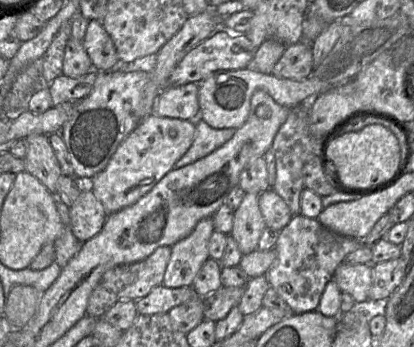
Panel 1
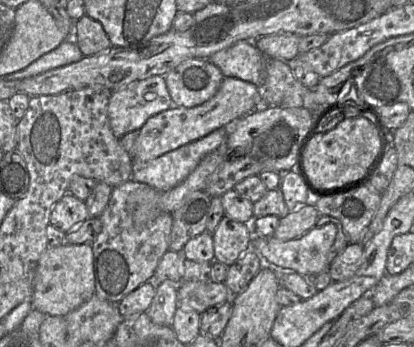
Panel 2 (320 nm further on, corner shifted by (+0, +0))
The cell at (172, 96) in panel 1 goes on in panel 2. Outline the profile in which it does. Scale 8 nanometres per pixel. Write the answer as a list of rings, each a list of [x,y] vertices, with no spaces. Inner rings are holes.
[[[163,76],[133,81],[111,92],[108,116],[112,132],[118,139],[139,131],[151,116],[174,106]]]

